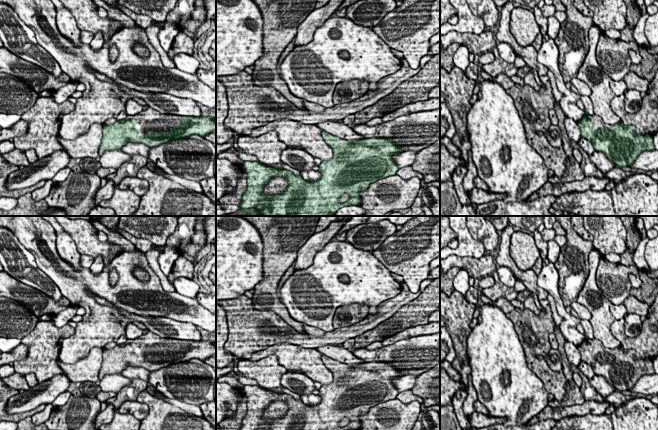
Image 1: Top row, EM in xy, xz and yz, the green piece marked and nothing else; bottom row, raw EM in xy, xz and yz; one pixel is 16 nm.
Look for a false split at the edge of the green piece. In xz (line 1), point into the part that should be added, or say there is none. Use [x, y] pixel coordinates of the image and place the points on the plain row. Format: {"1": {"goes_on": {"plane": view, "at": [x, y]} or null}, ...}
{"1": {"goes_on": null}}

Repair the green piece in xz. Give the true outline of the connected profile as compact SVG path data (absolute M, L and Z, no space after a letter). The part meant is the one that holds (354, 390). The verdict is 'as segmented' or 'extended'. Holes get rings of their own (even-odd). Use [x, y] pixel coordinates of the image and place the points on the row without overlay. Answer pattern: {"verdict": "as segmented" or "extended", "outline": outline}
{"verdict": "as segmented", "outline": "M322 355L322 362L332 373L333 381L331 384L321 386L318 394L321 401L315 405L306 405L286 393L280 394L266 391L259 386L245 385L242 390L247 397L247 413L239 430L360 430L361 414L367 413L371 407L379 403L396 399L399 393L391 379L400 377L401 370L394 367L392 362L364 362L351 366L326 355ZM276 400L287 403L287 413L279 419L264 420L263 411ZM345 417L350 422L344 427L339 427L339 422Z"}

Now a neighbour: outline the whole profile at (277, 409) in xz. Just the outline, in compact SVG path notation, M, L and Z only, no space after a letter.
M276 400L269 404L263 411L262 419L266 421L279 419L285 416L288 411L288 406L285 401Z

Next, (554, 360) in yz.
M551 348L549 353L547 354L546 361L551 370L556 372L562 372L562 358L561 353L558 349Z

